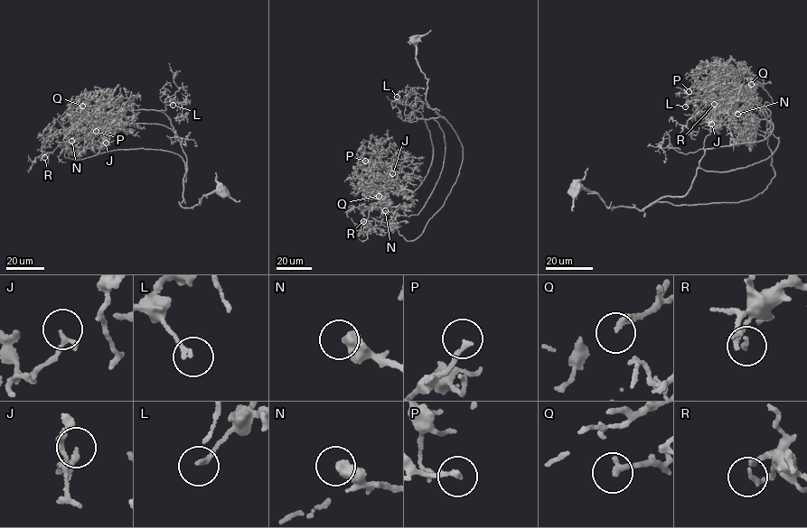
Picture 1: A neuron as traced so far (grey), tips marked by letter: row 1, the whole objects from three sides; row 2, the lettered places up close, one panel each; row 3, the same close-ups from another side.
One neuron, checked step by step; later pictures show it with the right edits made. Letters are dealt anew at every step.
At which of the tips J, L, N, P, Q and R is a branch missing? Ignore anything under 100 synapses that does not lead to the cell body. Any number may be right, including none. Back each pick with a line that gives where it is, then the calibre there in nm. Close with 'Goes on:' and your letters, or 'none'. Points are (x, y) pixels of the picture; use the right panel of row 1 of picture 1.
N: at (737, 114); 480 nm thick
Q: at (751, 84); 240 nm thick
Goes on: N, Q

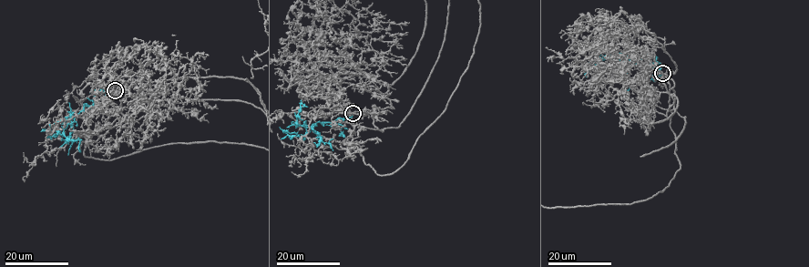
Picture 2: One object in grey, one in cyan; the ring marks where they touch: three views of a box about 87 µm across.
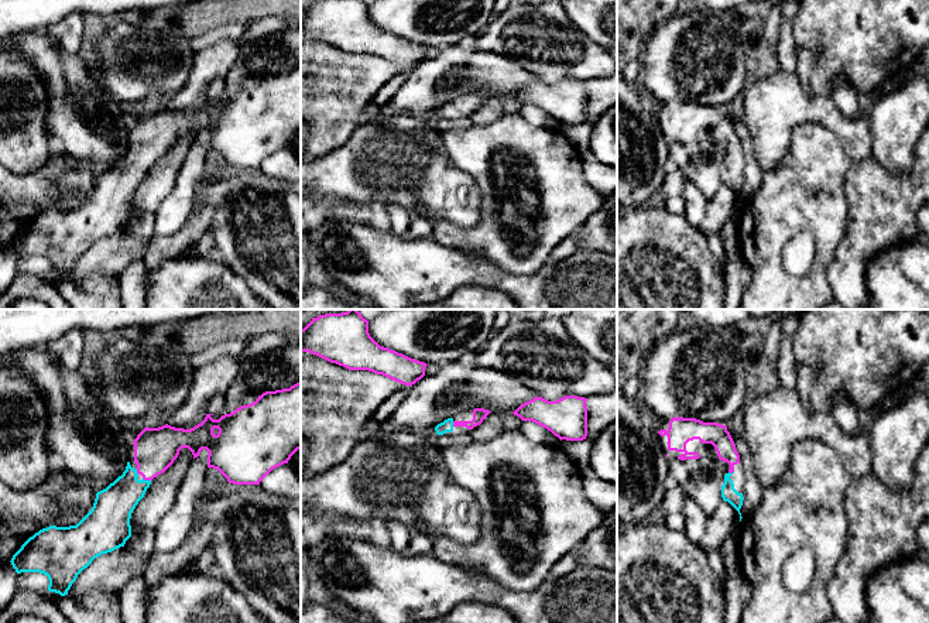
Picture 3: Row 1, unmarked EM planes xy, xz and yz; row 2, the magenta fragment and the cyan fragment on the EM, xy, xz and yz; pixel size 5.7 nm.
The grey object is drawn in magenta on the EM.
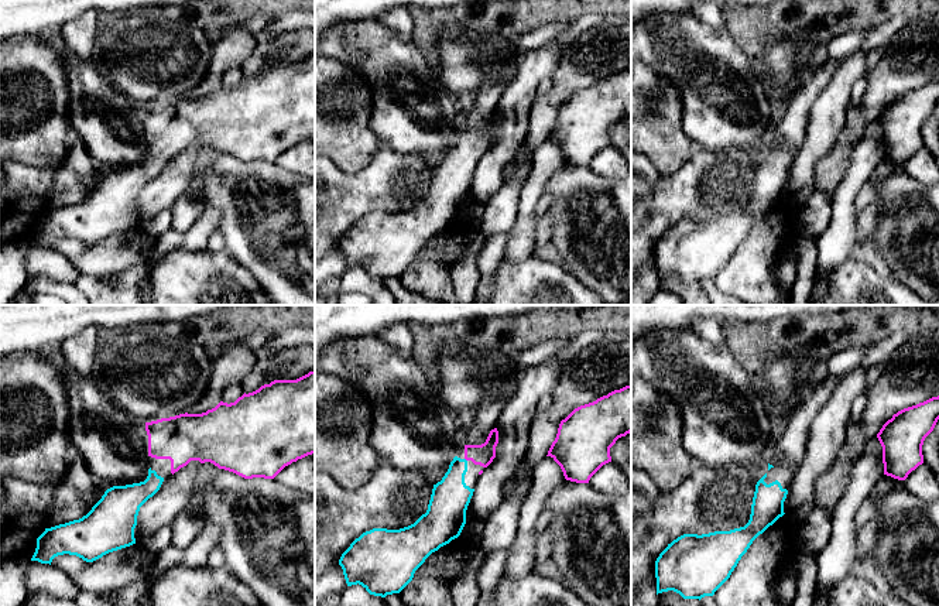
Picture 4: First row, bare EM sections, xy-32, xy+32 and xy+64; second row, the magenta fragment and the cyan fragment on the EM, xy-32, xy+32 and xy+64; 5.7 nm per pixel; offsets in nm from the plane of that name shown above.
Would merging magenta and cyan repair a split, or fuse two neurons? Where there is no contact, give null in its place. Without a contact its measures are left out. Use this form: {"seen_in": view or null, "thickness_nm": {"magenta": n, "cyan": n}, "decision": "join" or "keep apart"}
{"seen_in": "xy", "thickness_nm": {"magenta": 240, "cyan": 220}, "decision": "join"}

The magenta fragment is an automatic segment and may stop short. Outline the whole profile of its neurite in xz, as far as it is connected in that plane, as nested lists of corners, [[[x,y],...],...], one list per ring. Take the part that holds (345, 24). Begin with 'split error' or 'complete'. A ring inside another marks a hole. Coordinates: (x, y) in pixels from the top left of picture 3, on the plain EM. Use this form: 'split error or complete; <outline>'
complete; [[[318,0],[301,13],[301,35],[309,35],[349,54],[368,54],[394,65],[412,69],[425,59],[426,47],[380,30],[368,17],[363,0]]]

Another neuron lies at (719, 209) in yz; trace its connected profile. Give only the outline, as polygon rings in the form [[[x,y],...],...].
[[[721,185],[706,206],[706,218],[699,229],[706,233],[719,235],[733,212],[740,208],[738,195],[729,186]]]

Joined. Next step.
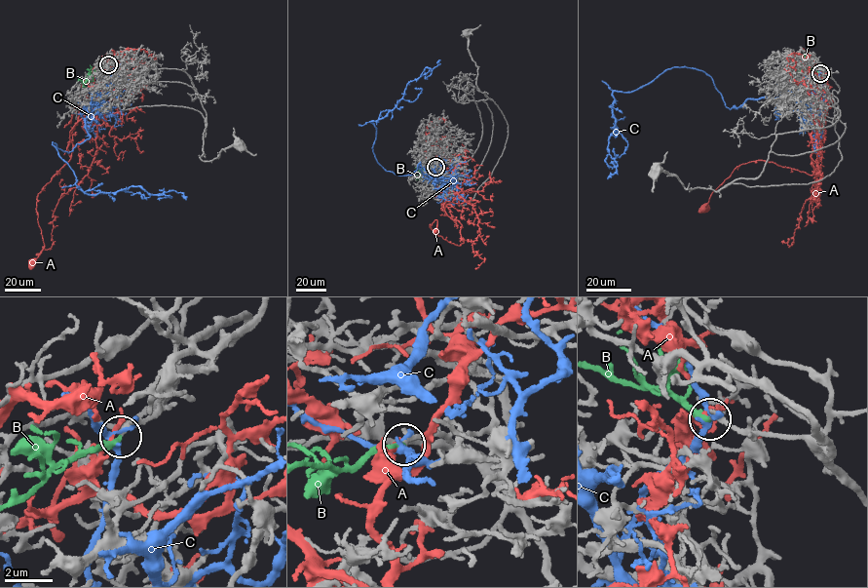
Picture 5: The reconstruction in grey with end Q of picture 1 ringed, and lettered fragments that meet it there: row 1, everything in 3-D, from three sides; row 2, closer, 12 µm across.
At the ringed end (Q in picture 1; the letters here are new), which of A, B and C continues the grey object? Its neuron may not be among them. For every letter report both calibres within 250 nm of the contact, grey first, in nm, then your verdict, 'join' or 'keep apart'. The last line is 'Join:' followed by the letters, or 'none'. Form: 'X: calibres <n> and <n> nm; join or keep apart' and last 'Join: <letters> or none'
A: calibres 240 and 190 nm; keep apart
B: calibres 240 and 190 nm; join
C: calibres 260 and 190 nm; keep apart
Join: B

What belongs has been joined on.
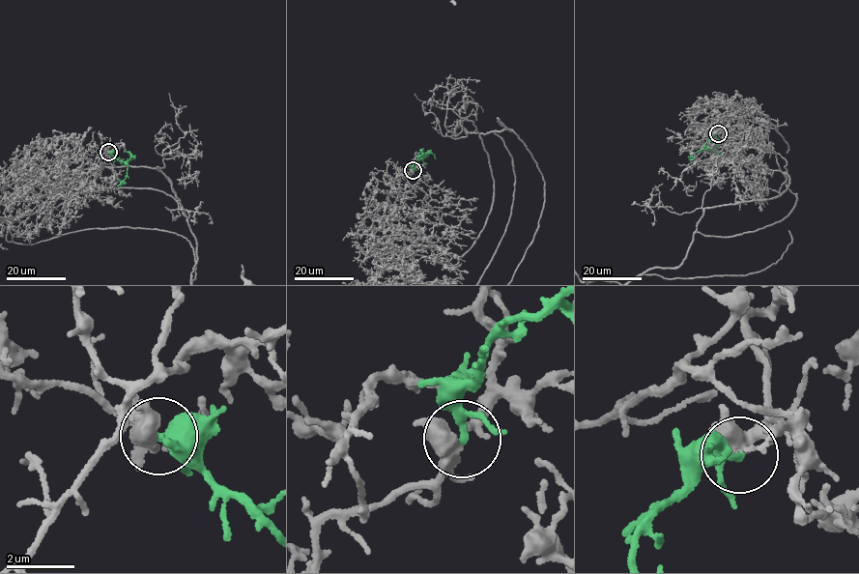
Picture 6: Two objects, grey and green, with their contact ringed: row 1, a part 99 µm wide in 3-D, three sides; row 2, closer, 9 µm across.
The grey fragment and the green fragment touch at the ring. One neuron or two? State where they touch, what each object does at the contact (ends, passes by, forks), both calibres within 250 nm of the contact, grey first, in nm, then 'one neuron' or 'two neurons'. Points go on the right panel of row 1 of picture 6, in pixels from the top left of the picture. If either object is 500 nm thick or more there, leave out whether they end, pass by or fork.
(718, 133) | grey forks | green passes by | 360/200 nm | one neuron

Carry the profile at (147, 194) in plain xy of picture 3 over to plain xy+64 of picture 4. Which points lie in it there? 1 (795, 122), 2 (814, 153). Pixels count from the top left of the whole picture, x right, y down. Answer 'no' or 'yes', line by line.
1: no
2: yes

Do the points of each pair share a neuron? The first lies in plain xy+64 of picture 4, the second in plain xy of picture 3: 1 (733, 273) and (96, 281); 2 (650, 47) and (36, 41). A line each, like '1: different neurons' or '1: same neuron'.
1: same neuron
2: same neuron

